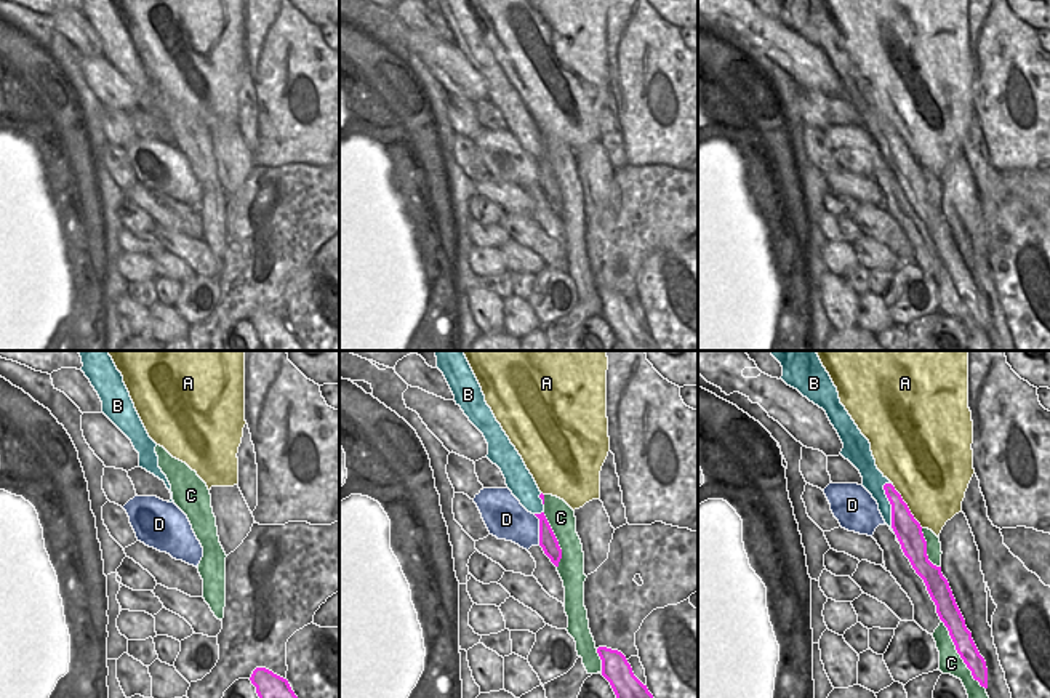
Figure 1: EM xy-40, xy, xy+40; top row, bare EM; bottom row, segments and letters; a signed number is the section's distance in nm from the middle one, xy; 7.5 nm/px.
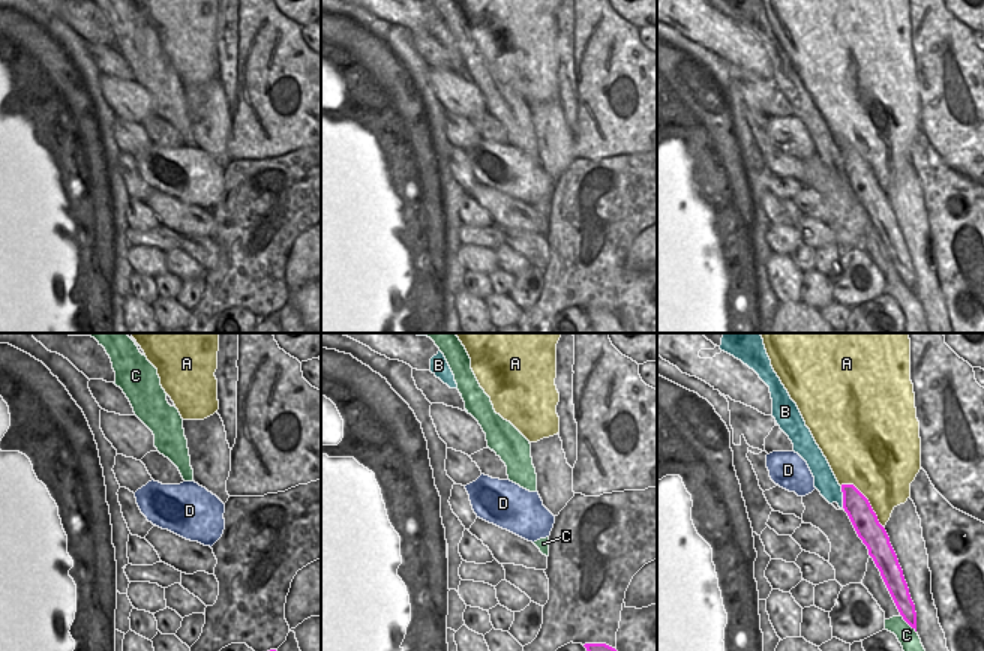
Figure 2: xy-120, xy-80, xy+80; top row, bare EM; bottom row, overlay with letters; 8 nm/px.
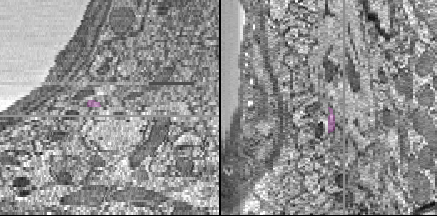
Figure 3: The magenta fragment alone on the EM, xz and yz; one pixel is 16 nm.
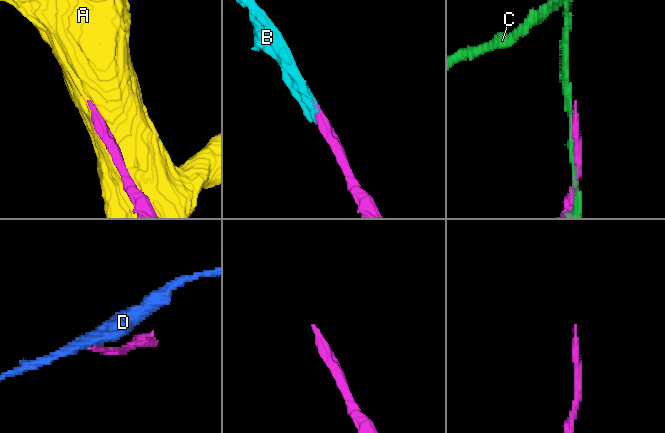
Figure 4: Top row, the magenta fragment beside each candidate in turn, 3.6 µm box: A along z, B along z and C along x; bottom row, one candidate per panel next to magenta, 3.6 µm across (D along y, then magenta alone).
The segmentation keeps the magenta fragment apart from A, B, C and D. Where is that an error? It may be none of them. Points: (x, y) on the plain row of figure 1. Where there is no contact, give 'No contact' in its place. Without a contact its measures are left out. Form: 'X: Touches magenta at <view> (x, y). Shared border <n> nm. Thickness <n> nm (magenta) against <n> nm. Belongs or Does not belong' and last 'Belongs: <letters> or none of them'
A: Touches magenta at xy+40 (906, 148). Shared border 400 nm. Thickness 200 nm (magenta) against 480 nm. Does not belong
B: Touches magenta at xy+40 (892, 149). Shared border 400 nm. Thickness 200 nm (magenta) against 170 nm. Belongs
C: Touches magenta at xy+40 (959, 295). Shared border 600 nm. Thickness 150 nm (magenta) against 170 nm. Does not belong
D: Touches magenta at xy (540, 172). Shared border 240 nm. Thickness 140 nm (magenta) against 300 nm. Does not belong
Belongs: B

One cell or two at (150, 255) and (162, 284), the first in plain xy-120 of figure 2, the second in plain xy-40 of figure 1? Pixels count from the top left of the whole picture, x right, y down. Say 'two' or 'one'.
two

